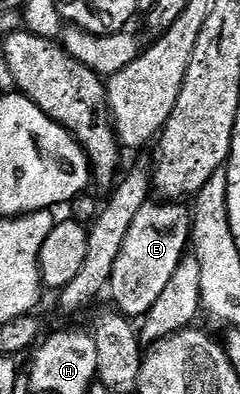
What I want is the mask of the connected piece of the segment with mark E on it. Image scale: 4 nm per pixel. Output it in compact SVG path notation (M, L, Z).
M149 201L140 209L140 213L132 220L131 228L120 248L120 255L116 258L115 267L108 286L108 295L114 298L113 306L131 320L141 320L143 315L156 305L160 293L164 293L168 281L172 281L172 273L176 273L176 265L180 265L182 256L187 254L192 243L192 211L189 206L178 201Z

